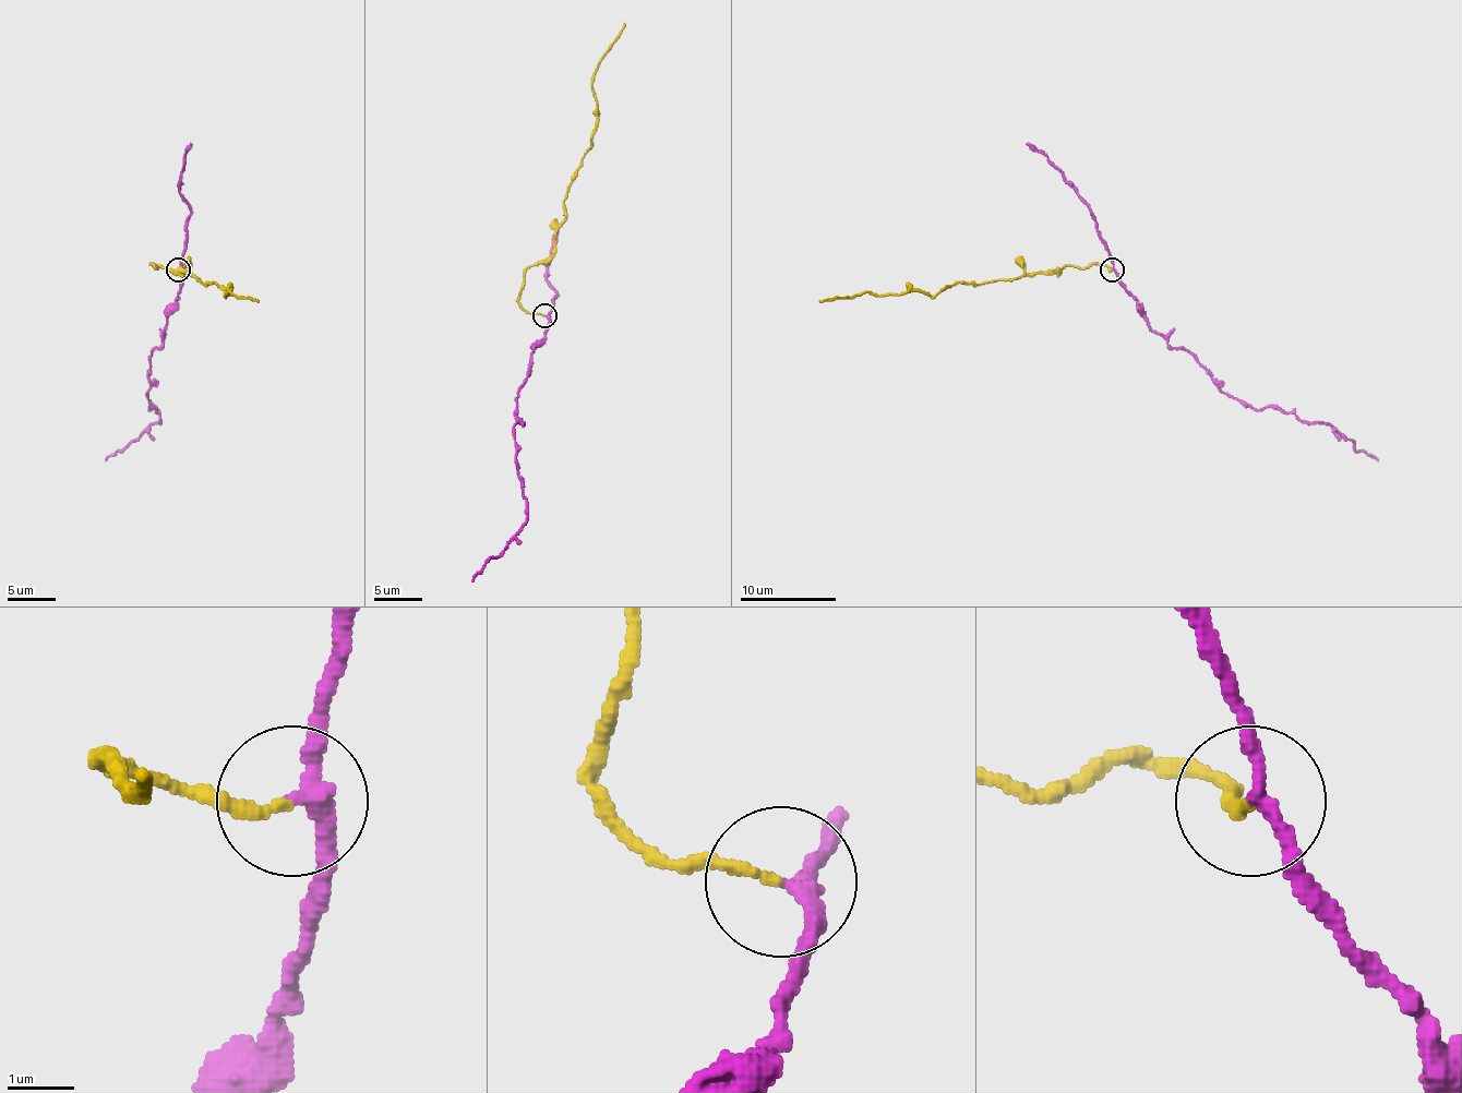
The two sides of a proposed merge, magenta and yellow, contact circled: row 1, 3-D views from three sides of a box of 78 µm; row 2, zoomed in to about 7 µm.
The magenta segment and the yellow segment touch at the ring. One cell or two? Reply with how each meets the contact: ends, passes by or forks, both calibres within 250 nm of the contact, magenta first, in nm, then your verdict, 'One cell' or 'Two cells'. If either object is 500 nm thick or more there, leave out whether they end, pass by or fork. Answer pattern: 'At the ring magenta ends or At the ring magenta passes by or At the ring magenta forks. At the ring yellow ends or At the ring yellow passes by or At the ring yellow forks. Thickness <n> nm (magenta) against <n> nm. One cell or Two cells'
At the ring magenta passes by. At the ring yellow ends. Thickness 200 nm (magenta) against 150 nm. Two cells

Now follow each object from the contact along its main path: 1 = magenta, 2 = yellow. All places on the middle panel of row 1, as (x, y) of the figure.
1: (546, 316), (548, 331), (534, 349), (528, 373), (516, 397), (516, 461), (526, 524), (471, 581)
2: (546, 316), (528, 313), (519, 302), (524, 273), (552, 254), (566, 187), (596, 127), (594, 74), (624, 22)

